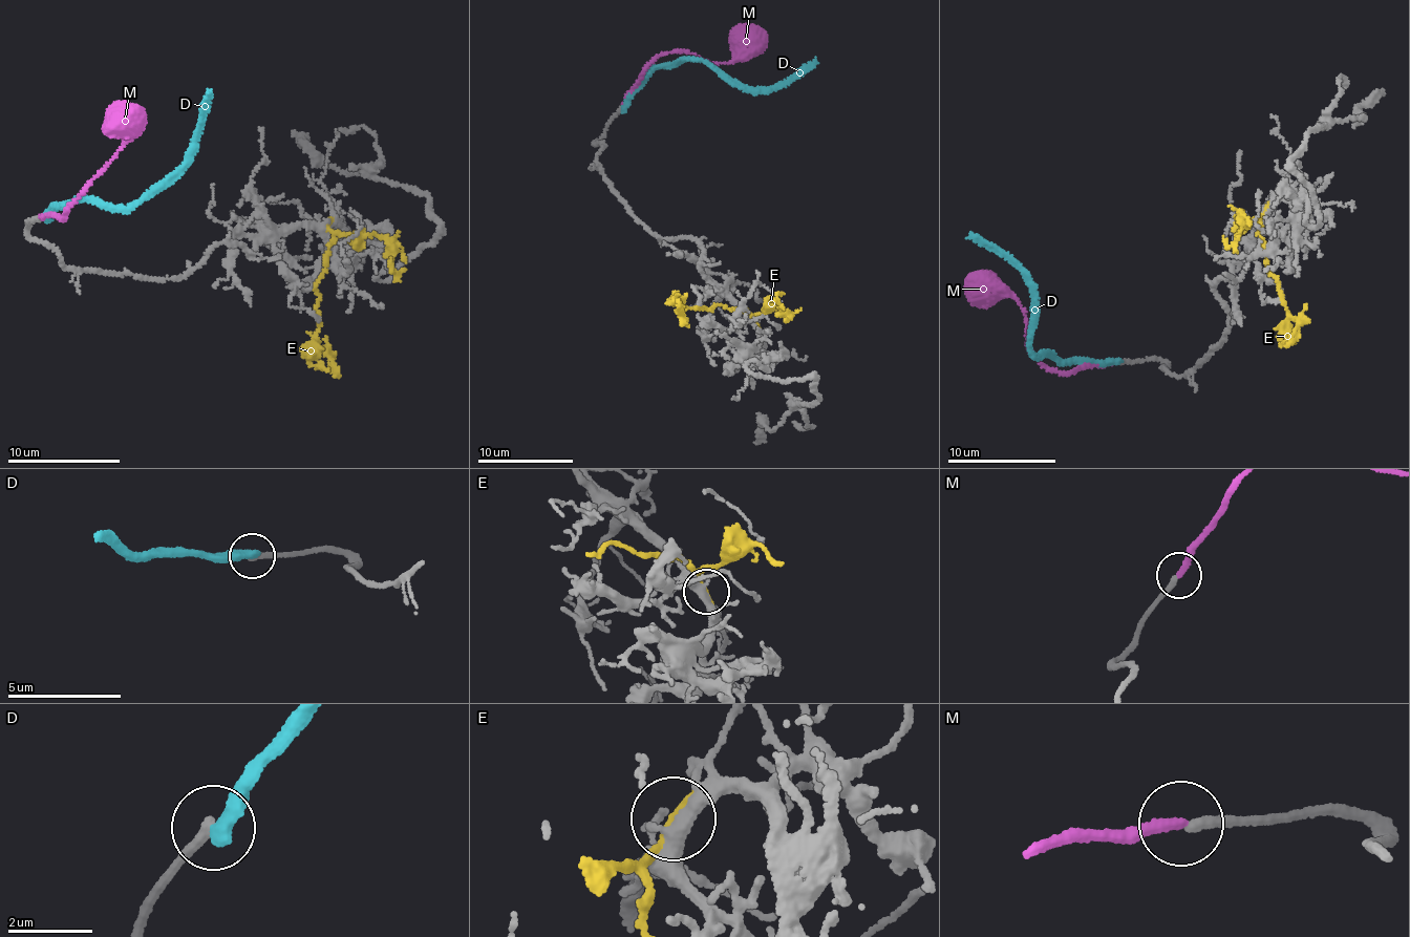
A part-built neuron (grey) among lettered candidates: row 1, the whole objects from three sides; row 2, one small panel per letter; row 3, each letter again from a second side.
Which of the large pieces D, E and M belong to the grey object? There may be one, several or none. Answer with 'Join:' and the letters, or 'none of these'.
Join: M

